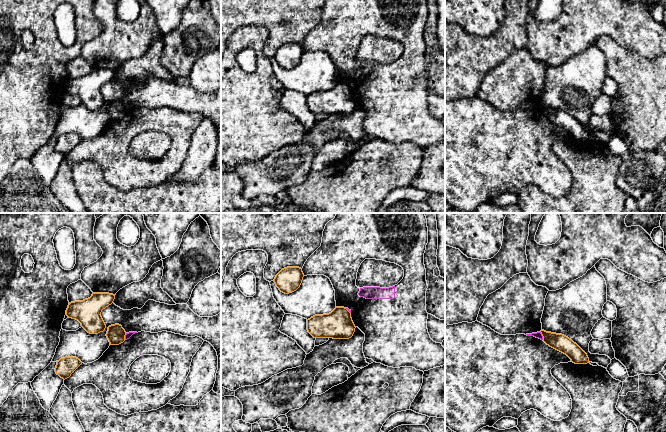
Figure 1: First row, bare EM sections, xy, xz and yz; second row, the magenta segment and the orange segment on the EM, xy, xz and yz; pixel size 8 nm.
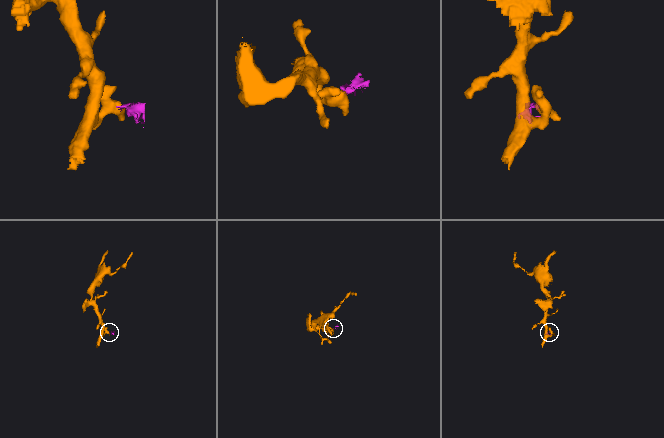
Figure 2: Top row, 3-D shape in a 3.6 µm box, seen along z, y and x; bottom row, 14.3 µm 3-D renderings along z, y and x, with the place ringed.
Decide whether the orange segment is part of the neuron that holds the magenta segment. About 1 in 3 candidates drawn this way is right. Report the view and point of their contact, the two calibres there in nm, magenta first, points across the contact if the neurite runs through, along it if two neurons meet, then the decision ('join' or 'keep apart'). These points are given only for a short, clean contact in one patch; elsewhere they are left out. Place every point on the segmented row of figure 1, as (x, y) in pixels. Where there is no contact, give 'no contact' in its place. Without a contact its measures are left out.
contact yz (541, 335); calibres 50 and 130 nm; border yz (540, 331), (543, 339); keep apart

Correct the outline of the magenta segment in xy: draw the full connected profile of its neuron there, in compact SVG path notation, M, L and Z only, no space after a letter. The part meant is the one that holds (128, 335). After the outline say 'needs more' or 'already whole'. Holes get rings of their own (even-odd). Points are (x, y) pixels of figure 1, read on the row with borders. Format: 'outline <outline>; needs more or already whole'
outline M129 332L125 341L119 345L110 345L103 355L92 363L82 363L64 384L73 393L74 389L83 384L95 385L103 395L104 404L121 415L157 410L175 398L183 388L190 372L193 356L204 340L198 336L188 337L172 332ZM142 355L158 355L169 360L171 371L160 383L146 384L134 381L128 375L131 364Z; needs more

